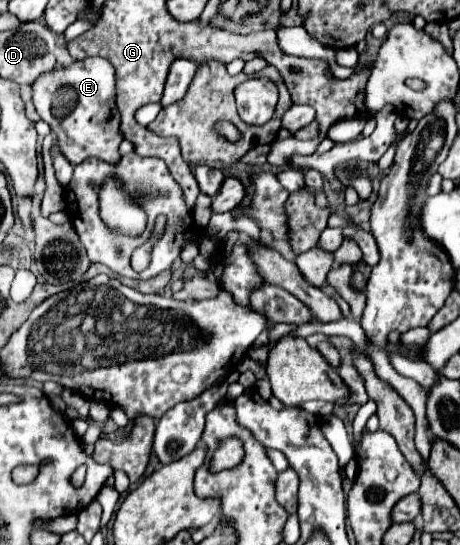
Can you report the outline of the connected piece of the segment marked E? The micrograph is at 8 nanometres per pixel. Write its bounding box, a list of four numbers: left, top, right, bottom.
[31,57,123,165]

